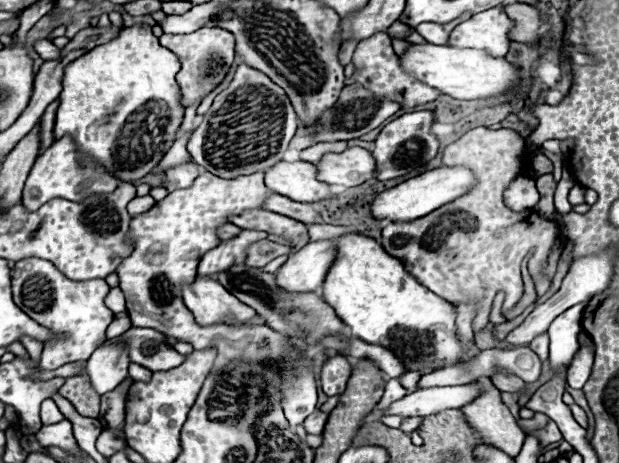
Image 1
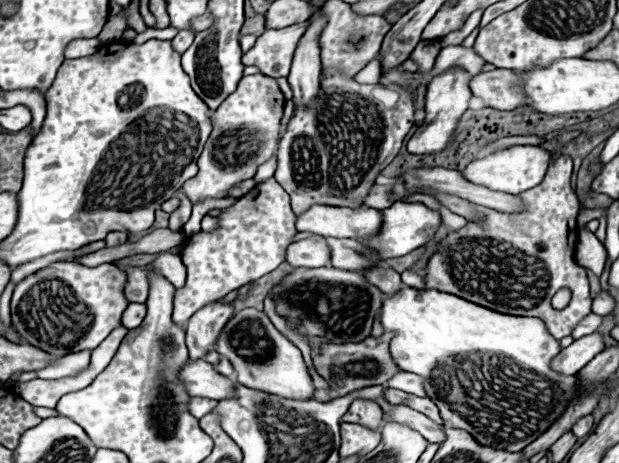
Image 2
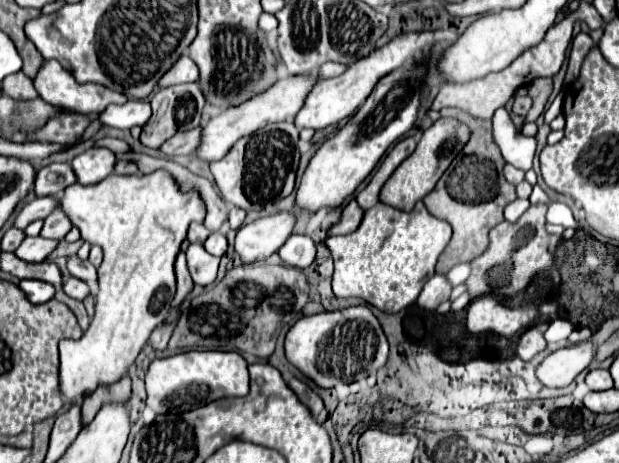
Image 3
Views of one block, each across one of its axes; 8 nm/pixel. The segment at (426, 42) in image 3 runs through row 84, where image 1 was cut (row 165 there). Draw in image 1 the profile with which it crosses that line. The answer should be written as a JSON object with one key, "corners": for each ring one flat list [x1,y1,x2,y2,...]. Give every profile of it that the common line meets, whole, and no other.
{"corners":[[354,146,338,154,328,152,314,166,318,172,318,180,328,182,330,186,352,188,374,176,376,162,368,150]]}

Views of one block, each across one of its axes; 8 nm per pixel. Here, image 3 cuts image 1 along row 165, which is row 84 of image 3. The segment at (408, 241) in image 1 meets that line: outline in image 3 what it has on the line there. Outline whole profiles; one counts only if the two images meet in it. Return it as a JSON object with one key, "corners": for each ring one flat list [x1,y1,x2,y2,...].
{"corners":[[566,16,562,22,554,24,544,40,532,48,528,48,524,54,520,54,506,70,500,70,500,72,494,72,494,74,488,74,484,78,476,78,472,82,464,82,464,84,458,84,458,82,444,82,434,104,432,104,432,110,442,110,446,106,456,106,476,118,492,118,494,110,504,106,508,102,510,96,514,96,514,92,520,88,520,86,528,86,534,78,540,78,540,76,554,76,564,60,566,60,566,50,572,42,572,24,574,24,574,18,572,16]]}

